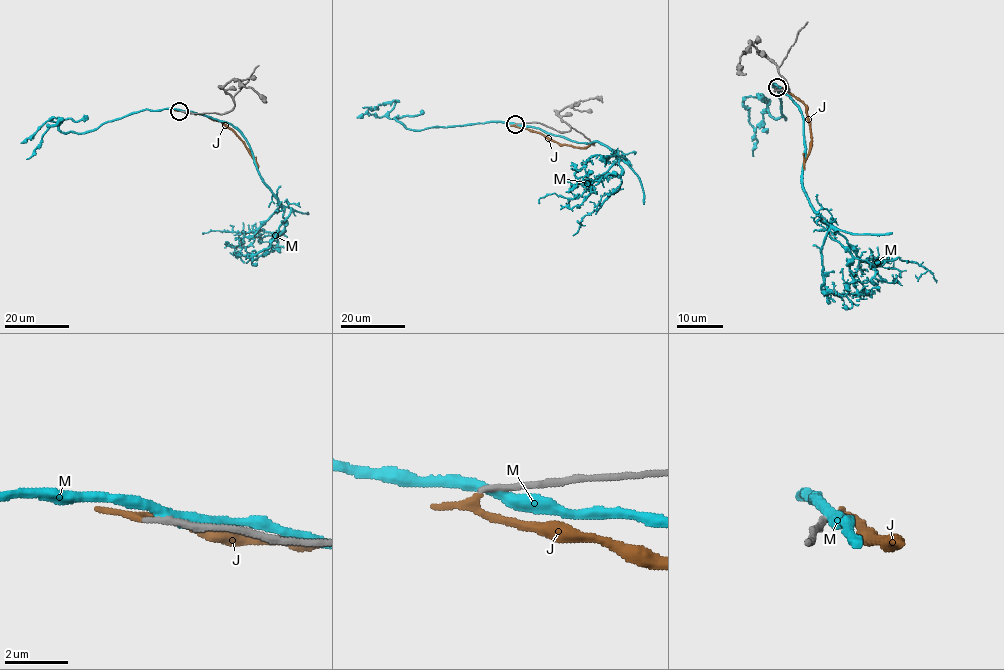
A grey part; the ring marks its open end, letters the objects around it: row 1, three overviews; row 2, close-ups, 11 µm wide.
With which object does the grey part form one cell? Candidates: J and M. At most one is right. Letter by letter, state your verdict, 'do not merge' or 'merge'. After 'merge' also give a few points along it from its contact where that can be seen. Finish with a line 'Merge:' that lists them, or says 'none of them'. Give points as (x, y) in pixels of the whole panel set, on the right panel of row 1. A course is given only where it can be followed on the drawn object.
J: merge; it runs (777, 87), (806, 107), (811, 147), (805, 159), (805, 170)
M: do not merge
Merge: J

